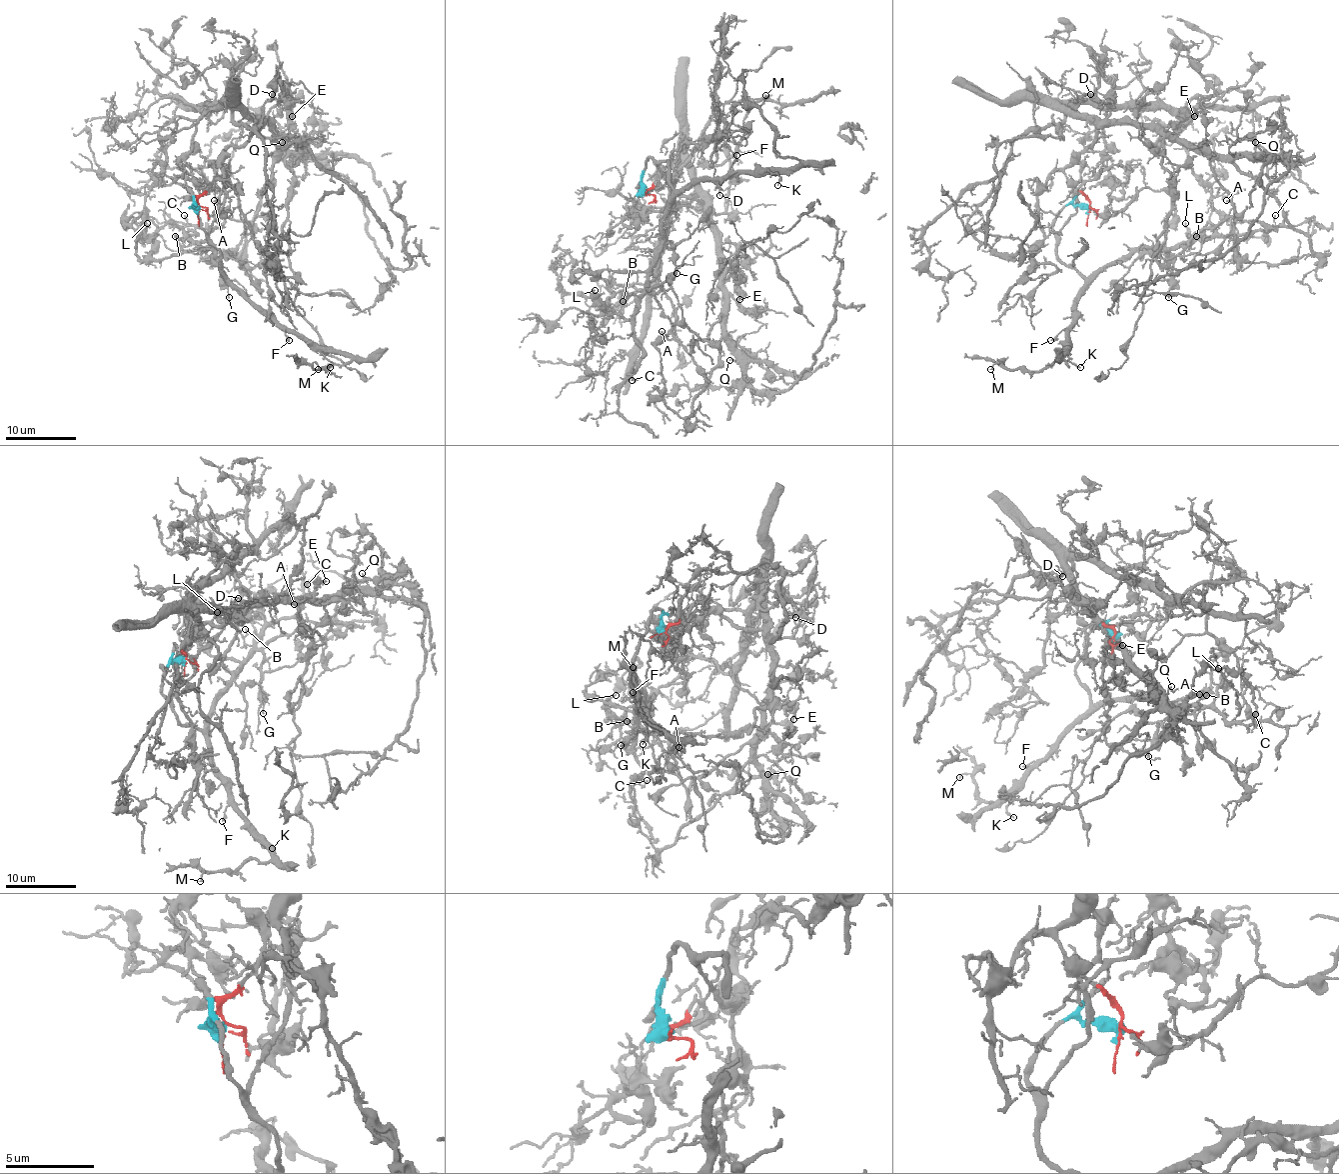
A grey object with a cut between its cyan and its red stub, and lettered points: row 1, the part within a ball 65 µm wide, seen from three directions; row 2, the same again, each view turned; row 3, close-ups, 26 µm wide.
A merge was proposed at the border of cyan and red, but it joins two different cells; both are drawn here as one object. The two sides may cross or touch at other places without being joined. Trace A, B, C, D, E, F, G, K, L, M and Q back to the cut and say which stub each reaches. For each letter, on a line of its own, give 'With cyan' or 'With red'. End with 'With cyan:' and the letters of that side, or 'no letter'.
A: With cyan
B: With cyan
C: With cyan
D: With red
E: With red
F: With cyan
G: With cyan
K: With cyan
L: With cyan
M: With cyan
Q: With red
With cyan: A, B, C, F, G, K, L, M

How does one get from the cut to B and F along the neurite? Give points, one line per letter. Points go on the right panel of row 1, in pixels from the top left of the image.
B: (1087, 210), (1068, 203), (1052, 228), (1057, 256), (1084, 276), (1096, 276), (1135, 251), (1188, 246), (1197, 235)
F: (1087, 210), (1068, 203), (1052, 228), (1057, 256), (1084, 279), (1084, 292), (1077, 300), (1077, 318), (1050, 339)

